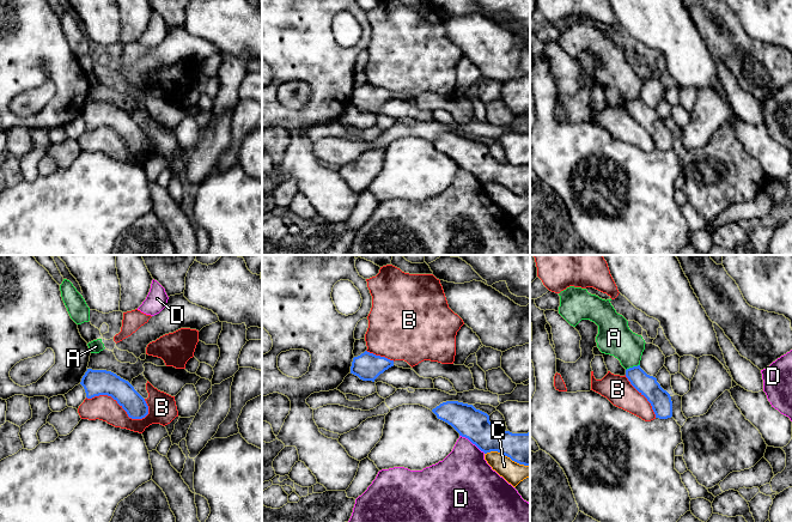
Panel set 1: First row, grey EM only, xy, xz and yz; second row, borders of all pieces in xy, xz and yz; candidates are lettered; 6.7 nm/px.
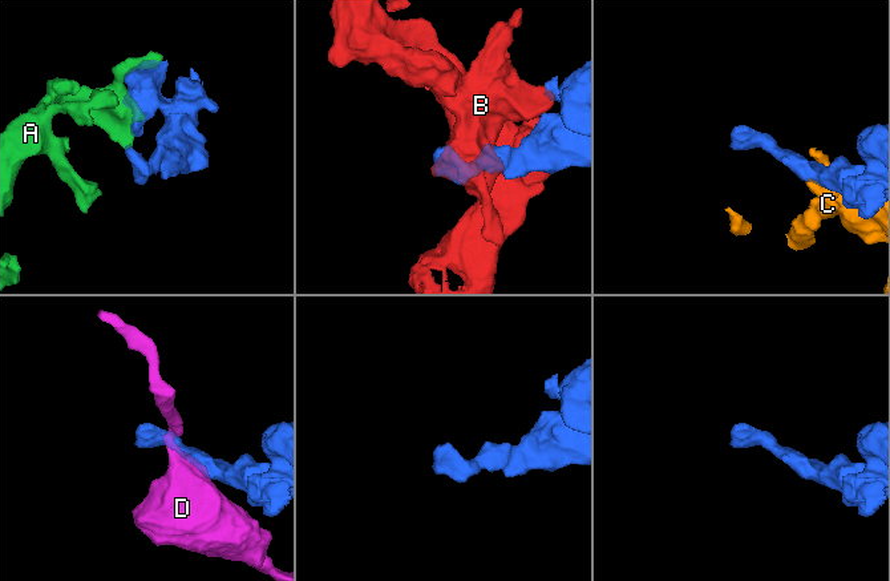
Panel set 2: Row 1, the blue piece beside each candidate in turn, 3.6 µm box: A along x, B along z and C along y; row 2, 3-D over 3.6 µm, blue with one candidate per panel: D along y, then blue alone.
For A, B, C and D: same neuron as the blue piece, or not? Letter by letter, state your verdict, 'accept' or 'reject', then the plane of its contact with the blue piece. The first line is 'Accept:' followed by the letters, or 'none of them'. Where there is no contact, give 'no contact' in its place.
Accept: none of them
A: reject | yz
B: reject | xy
C: reject | xz
D: reject | xz

